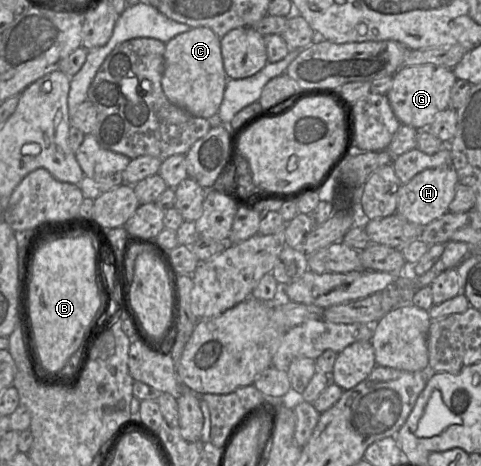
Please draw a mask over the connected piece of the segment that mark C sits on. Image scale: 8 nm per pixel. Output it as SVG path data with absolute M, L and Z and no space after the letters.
M191 28L166 43L161 85L171 103L193 116L210 119L219 111L227 81L221 53L221 38L210 28Z

